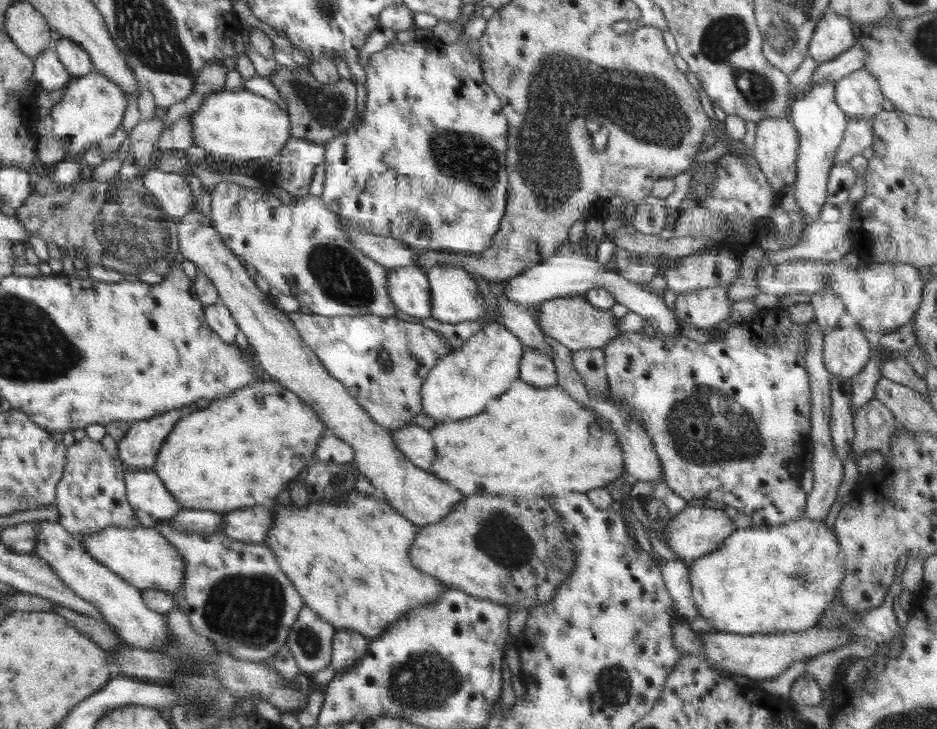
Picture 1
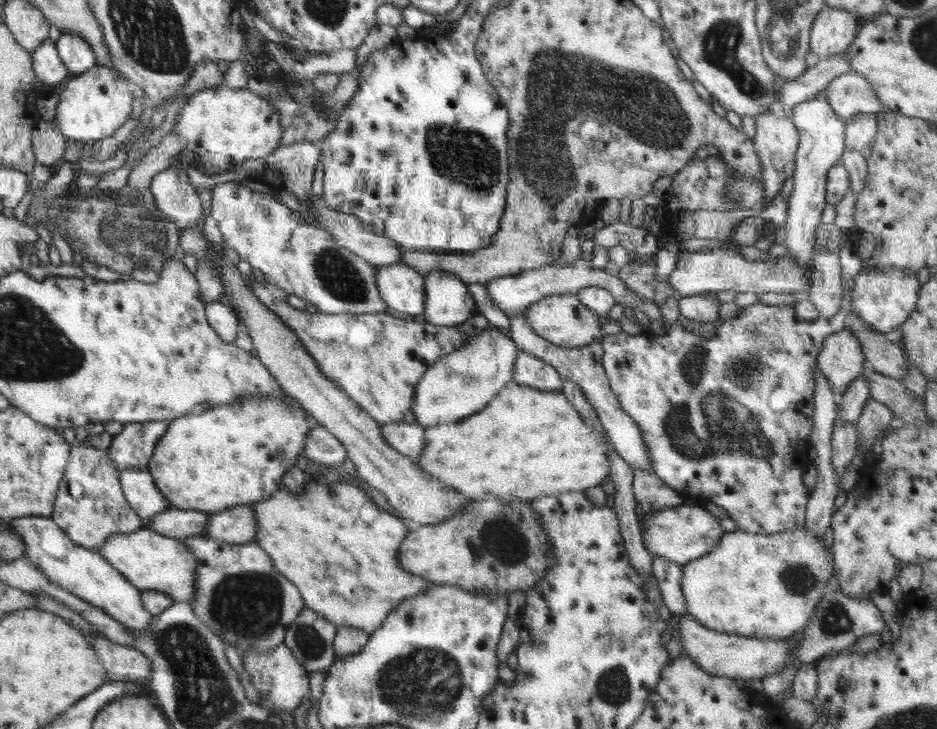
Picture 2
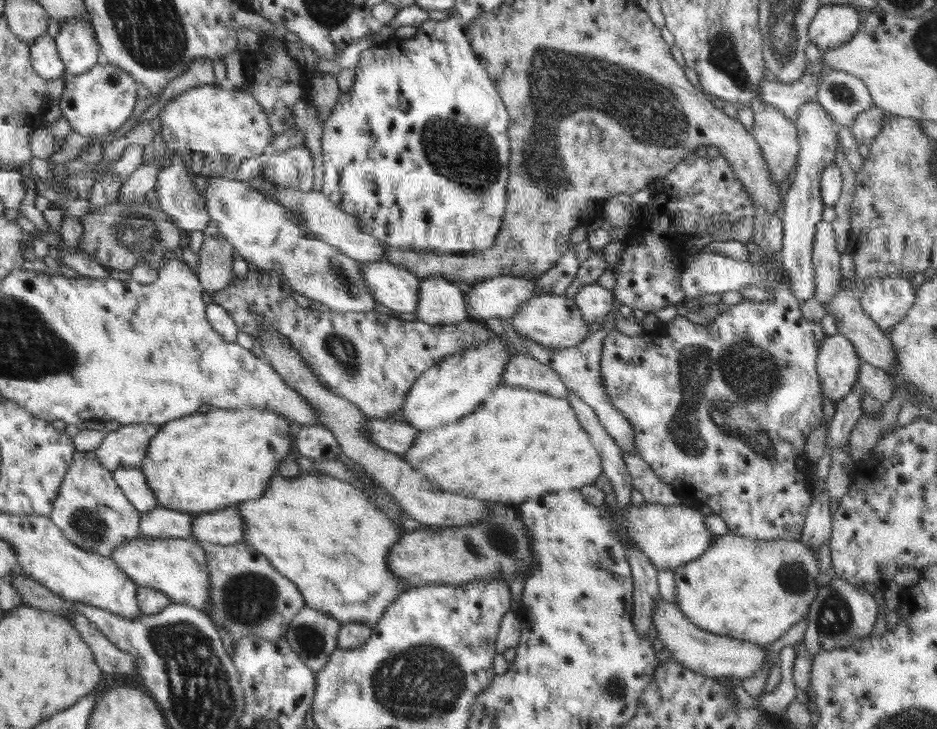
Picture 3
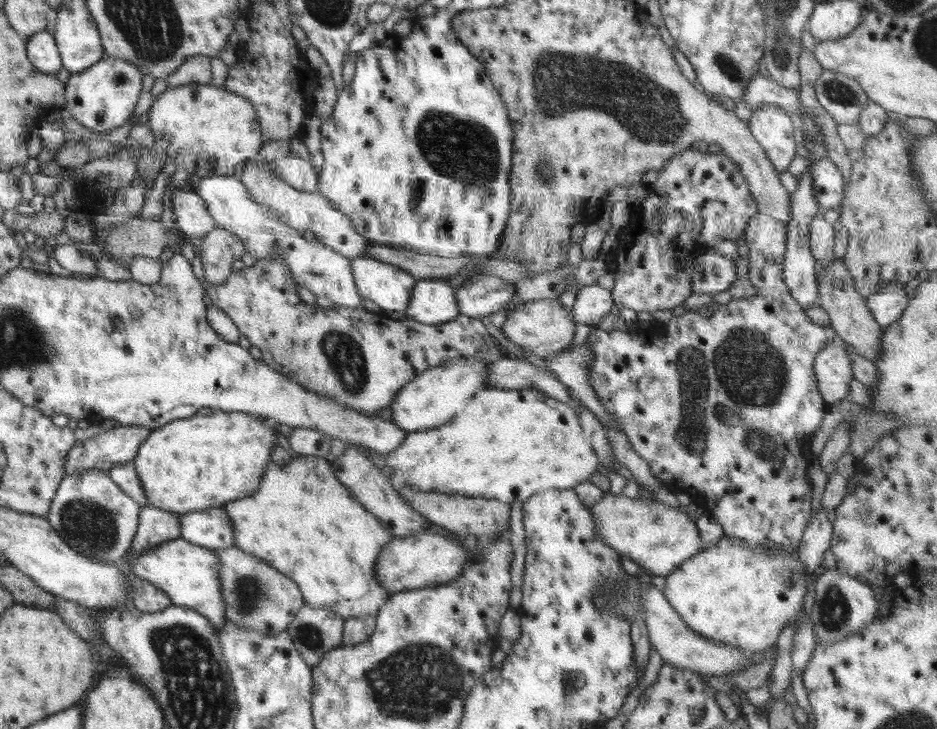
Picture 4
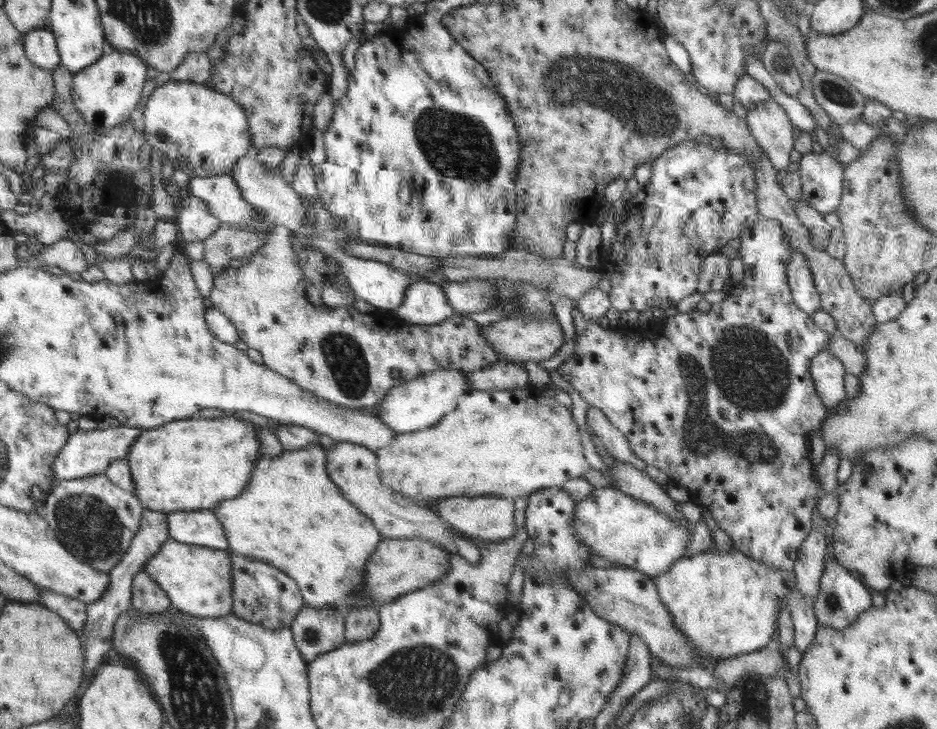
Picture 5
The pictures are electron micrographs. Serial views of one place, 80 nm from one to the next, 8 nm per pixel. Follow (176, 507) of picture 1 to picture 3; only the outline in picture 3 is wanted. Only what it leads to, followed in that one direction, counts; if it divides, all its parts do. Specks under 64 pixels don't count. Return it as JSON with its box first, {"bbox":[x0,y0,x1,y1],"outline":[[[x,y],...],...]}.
{"bbox":[113,467,158,514],"outline":[[[124,467],[113,470],[117,485],[125,491],[126,498],[139,510],[140,514],[158,507],[154,493],[149,489],[145,474],[139,467]]]}

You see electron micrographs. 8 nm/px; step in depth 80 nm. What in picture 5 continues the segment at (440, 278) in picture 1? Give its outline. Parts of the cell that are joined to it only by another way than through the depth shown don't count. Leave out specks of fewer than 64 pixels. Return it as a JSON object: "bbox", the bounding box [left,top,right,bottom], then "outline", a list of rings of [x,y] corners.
{"bbox":[394,280,454,325],"outline":[[[427,280],[411,284],[406,290],[404,302],[394,310],[396,318],[415,325],[436,325],[454,313],[442,287]]]}

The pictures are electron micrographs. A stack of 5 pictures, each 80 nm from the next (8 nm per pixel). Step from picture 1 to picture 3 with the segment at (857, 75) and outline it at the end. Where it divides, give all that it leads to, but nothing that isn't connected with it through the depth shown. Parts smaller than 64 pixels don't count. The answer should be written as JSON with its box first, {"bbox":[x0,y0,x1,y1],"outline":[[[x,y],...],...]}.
{"bbox":[814,69,875,127],"outline":[[[836,69],[823,74],[814,100],[824,107],[834,122],[849,127],[858,114],[875,106],[862,80]]]}

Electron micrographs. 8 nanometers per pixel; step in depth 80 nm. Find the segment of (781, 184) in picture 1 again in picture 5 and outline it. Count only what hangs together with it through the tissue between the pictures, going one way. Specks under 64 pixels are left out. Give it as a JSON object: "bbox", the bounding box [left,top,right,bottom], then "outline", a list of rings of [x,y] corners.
{"bbox":[745,99,795,171],"outline":[[[772,99],[752,103],[745,121],[773,167],[777,171],[786,169],[795,138],[793,124],[782,106]]]}

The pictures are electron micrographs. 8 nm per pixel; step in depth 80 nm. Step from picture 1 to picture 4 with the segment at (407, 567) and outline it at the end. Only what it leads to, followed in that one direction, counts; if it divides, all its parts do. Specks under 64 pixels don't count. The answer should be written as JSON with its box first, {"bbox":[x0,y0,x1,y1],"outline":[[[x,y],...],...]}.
{"bbox":[222,455,394,620],"outline":[[[298,455],[285,465],[268,465],[266,482],[261,482],[257,492],[222,506],[234,528],[233,546],[261,558],[297,582],[306,605],[332,609],[344,620],[362,615],[376,618],[392,594],[379,585],[375,564],[381,548],[394,536],[369,510],[358,503],[352,491],[336,477],[330,459]]]}

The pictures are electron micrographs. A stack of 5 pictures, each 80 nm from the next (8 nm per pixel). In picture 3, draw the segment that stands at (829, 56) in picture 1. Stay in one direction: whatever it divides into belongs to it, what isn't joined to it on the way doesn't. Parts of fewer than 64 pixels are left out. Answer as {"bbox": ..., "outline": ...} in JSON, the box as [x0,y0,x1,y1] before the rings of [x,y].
{"bbox":[808,4,861,51],"outline":[[[849,4],[822,5],[808,28],[809,40],[821,51],[848,42],[861,26],[858,11]]]}

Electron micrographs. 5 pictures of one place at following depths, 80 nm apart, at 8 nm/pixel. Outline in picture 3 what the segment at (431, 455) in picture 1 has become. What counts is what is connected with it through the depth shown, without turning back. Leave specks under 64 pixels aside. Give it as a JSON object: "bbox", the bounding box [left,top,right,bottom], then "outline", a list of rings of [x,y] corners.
{"bbox":[365,417,419,455],"outline":[[[368,417],[365,430],[369,439],[380,448],[403,455],[417,437],[419,431],[408,423],[393,419]]]}

